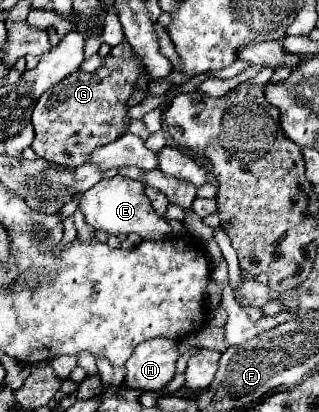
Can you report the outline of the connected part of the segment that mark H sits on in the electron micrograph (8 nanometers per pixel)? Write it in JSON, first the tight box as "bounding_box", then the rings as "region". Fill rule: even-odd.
{"bounding_box":[124,339,178,391],"region":[[[174,339],[142,341],[126,361],[128,375],[124,385],[138,391],[162,391],[176,375],[178,357],[178,341]]]}

